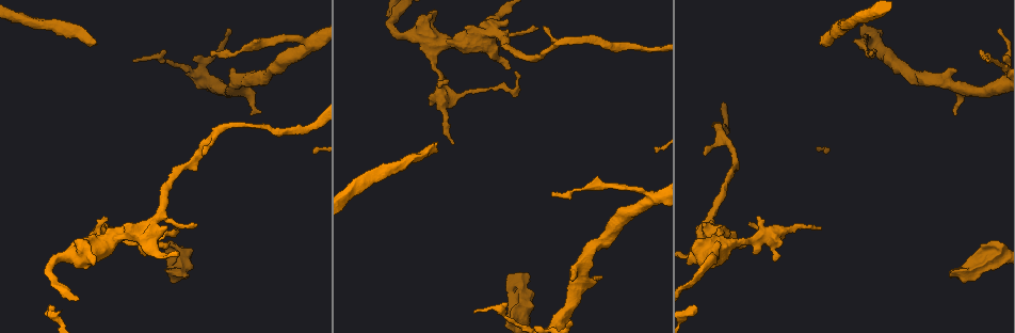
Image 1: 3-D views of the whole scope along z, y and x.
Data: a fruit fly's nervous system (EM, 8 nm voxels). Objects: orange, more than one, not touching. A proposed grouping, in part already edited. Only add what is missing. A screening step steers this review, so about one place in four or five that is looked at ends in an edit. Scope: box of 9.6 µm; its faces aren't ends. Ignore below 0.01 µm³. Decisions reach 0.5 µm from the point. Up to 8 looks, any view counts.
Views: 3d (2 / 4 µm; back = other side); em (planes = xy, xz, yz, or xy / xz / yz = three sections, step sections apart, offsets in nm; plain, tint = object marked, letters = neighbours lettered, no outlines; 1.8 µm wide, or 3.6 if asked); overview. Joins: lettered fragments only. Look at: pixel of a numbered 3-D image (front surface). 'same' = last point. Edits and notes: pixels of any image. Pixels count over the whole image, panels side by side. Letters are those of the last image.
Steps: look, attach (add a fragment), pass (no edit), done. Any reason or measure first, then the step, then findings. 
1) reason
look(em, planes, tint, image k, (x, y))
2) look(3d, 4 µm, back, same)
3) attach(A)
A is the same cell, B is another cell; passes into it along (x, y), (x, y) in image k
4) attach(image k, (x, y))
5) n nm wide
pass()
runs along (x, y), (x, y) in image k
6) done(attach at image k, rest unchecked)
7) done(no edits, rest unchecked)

free end
look(3d, 4 µm, image 1, (94, 38))

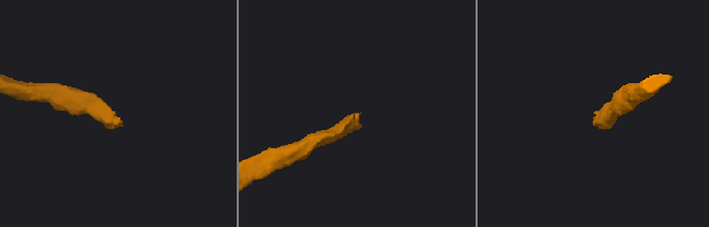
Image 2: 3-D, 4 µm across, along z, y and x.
look(em, planes, letters, image 2, (593, 118))

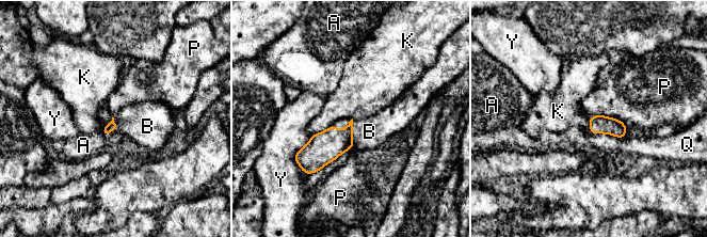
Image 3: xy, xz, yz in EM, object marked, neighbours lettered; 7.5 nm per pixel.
attach(B)
B is the same cell, A, K, P, Q and Y are other cells; it goes on there

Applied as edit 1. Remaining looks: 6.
free end
look(3d, 2 µm, image 1, (211, 54))

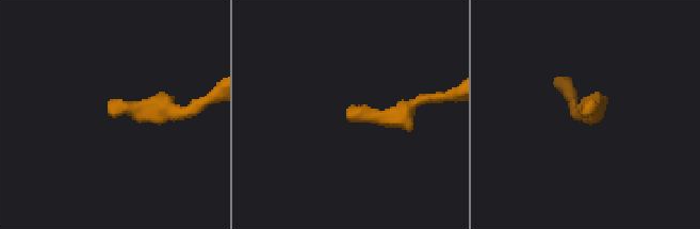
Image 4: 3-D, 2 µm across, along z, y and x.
shape alone is not enough
look(em, xz, step 16, letters, image 4, (588, 116))

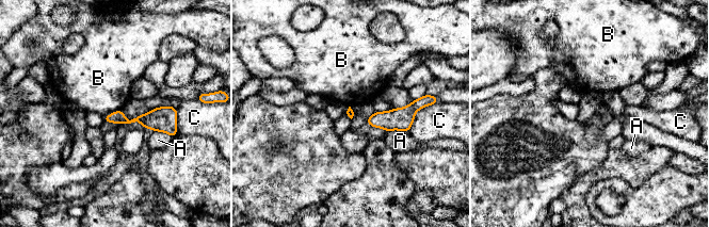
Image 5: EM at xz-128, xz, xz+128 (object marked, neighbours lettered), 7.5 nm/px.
pass()
A, B and C are other cells; no lettered fragment goes on from it

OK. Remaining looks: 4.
branch stops here
look(em, planes, letters, image 1, (48, 306))

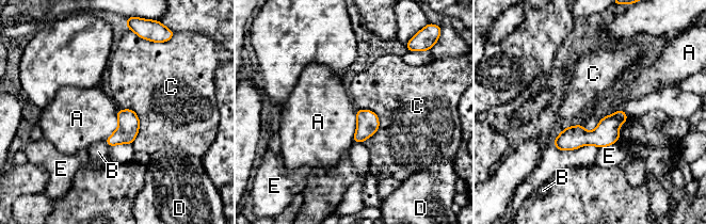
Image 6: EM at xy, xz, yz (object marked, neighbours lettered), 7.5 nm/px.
pass()
A, B, C, D and E are other cells; no lettered fragment goes on from it

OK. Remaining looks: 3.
done(attach at image 3, rest unchecked)

